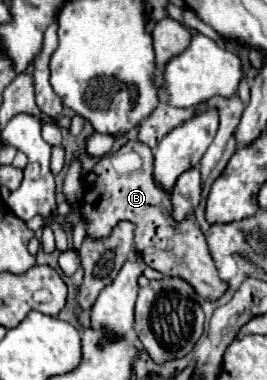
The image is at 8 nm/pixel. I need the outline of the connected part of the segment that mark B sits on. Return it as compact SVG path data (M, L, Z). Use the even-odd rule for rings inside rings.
M126 142L118 154L124 152L136 152L144 166L134 172L118 172L114 168L112 156L102 156L94 168L96 182L86 190L80 212L86 222L86 238L100 240L104 236L110 236L112 228L120 220L130 220L134 224L134 246L140 256L144 256L144 264L152 270L162 272L164 276L182 278L202 296L210 300L218 300L226 292L226 282L218 278L218 270L212 262L212 256L208 252L208 244L204 234L200 232L200 226L192 216L184 218L182 222L176 222L172 216L172 202L170 192L164 192L154 182L154 156L152 150L140 142Z

